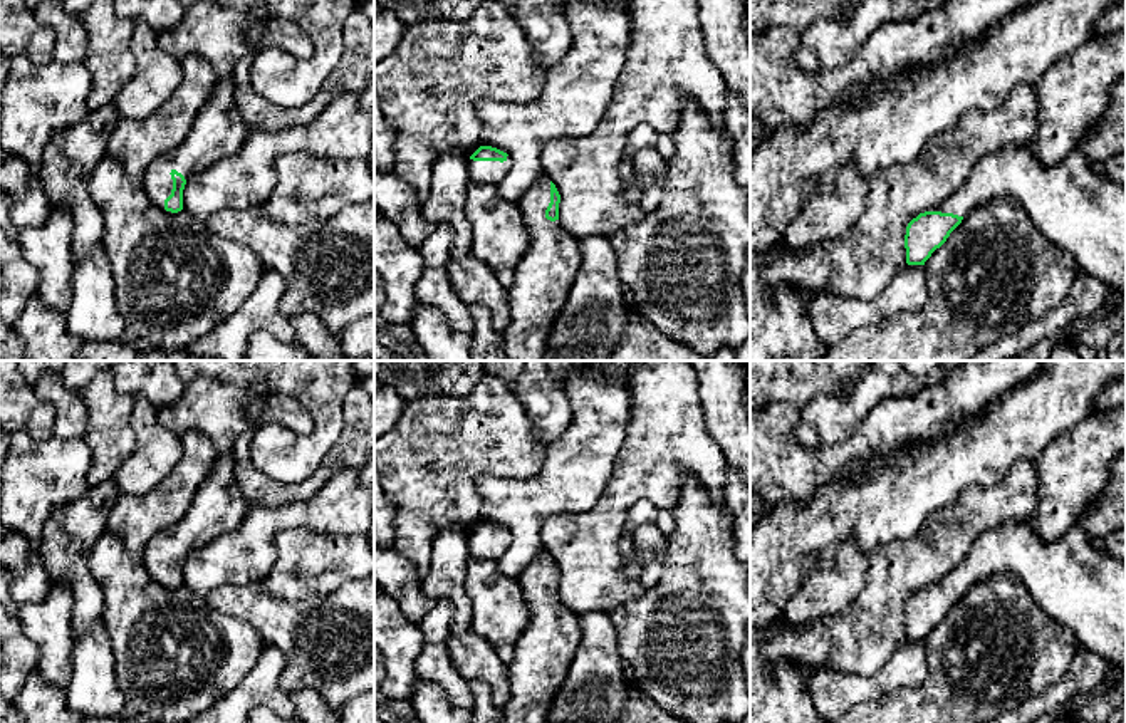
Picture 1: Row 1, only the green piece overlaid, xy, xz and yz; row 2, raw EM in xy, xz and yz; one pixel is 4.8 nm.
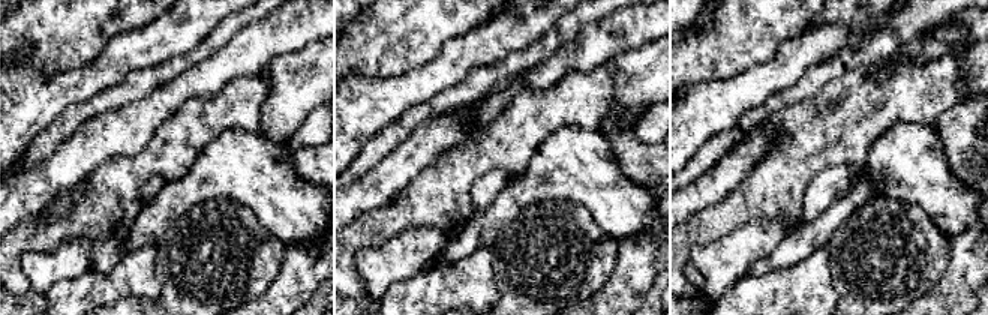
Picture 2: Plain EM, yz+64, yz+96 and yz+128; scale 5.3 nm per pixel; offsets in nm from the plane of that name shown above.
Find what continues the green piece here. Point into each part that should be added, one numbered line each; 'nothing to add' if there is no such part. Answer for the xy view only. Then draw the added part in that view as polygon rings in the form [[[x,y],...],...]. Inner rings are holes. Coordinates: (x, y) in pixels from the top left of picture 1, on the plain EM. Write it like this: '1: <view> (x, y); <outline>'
1: xy (218, 505); [[[220,455],[211,473],[198,486],[188,512],[169,528],[148,542],[143,564],[148,574],[164,585],[171,570],[171,547],[176,545],[188,557],[195,549],[237,528],[250,503],[235,481],[235,461]]]

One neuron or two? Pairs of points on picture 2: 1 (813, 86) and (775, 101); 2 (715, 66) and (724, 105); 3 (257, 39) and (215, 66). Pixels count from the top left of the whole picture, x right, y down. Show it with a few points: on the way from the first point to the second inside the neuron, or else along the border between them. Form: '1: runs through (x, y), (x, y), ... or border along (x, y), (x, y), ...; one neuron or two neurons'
1: runs through (804, 89), (784, 98); one neuron
2: border along (751, 66), (732, 77), (700, 80), (685, 87); two neurons
3: runs through (246, 50), (225, 65); one neuron

